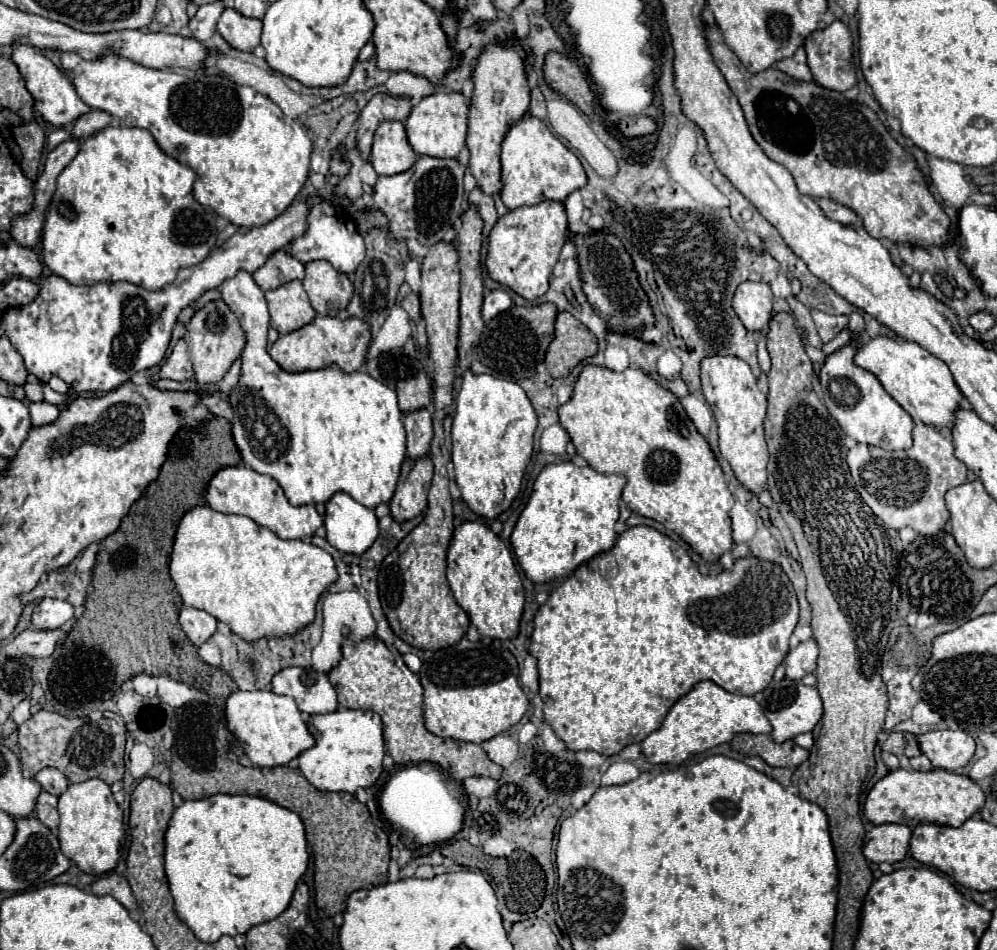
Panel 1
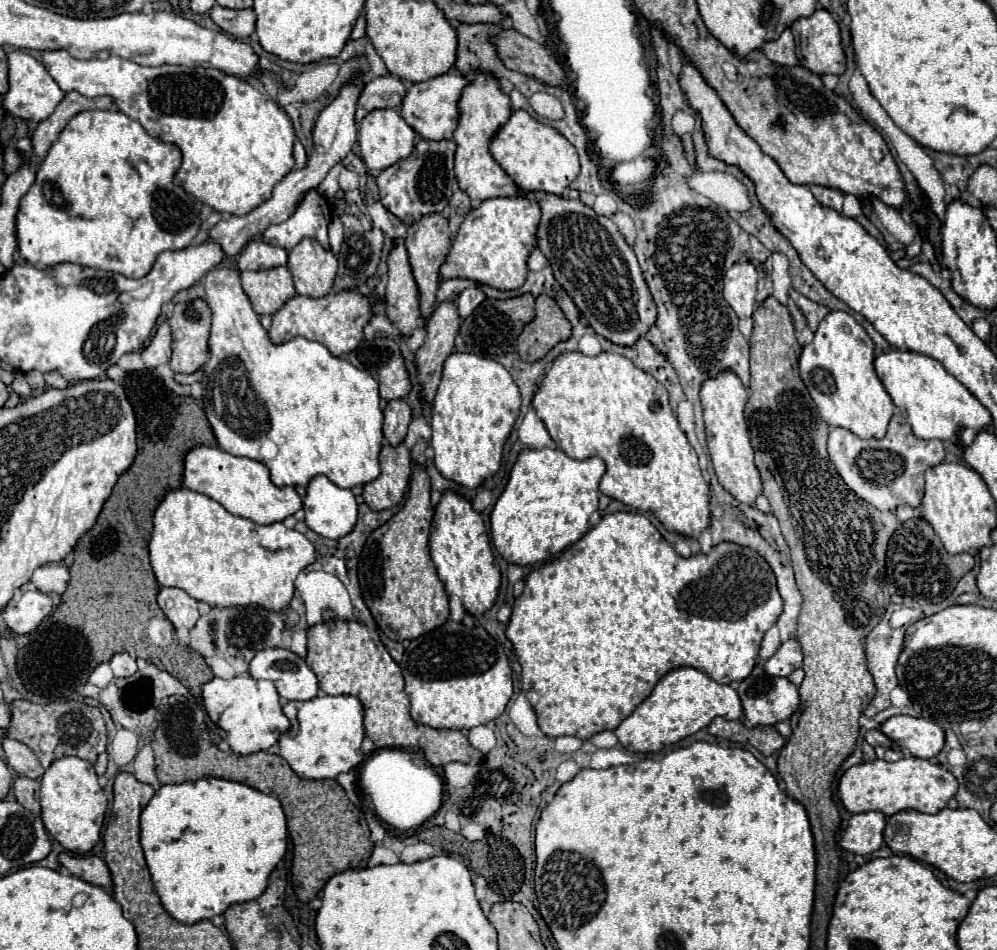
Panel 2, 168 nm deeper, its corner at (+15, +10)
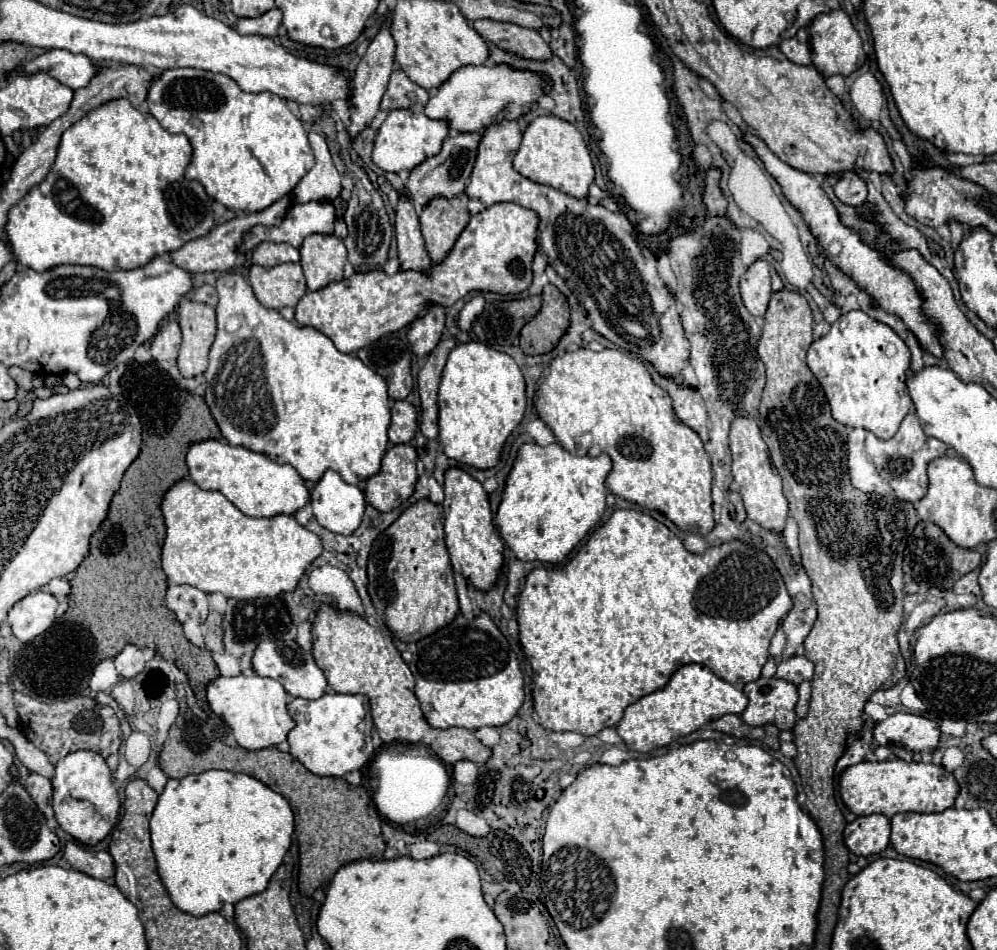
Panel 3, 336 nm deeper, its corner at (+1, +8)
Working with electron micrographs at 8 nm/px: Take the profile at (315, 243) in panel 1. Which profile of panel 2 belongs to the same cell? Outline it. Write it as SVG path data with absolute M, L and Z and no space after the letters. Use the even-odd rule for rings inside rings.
M309 191L297 211L283 223L271 225L265 229L263 239L271 245L279 245L285 251L291 251L303 237L317 239L325 249L329 249L327 227L331 223L329 201L317 191Z

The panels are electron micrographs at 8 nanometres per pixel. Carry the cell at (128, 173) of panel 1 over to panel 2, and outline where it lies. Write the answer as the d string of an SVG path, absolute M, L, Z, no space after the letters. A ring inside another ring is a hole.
M77 113L51 145L47 157L37 169L37 181L19 203L17 243L21 257L37 269L67 261L133 279L145 277L153 269L159 253L189 247L201 225L199 203L173 181L179 167L181 151L175 145L151 137L141 123L125 113Z

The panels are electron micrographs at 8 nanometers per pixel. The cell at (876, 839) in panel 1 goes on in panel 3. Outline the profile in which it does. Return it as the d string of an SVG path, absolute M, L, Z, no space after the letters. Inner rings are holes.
M863 815L847 823L843 831L845 845L851 853L869 857L881 853L889 843L889 819L885 815Z

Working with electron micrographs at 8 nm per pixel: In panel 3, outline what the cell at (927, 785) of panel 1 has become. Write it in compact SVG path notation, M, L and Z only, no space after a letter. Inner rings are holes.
M863 761L847 767L839 777L839 795L847 809L855 815L881 813L893 817L895 813L939 813L953 807L959 785L953 773L947 773L941 765L917 763L917 761Z

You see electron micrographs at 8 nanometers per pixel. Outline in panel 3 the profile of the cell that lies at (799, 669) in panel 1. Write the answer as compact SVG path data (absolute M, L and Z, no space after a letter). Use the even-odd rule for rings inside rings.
M791 657L791 659L785 659L777 665L777 673L775 677L779 679L785 679L793 685L801 685L803 681L811 681L813 679L813 663L807 659L807 657Z

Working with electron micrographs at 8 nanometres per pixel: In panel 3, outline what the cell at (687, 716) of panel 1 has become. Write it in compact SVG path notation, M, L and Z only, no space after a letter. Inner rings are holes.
M699 663L681 665L665 687L653 691L633 705L629 705L623 713L623 719L617 723L617 733L625 741L627 749L639 753L651 753L659 747L669 745L677 737L689 735L713 719L719 719L727 713L741 715L743 707L747 707L747 697L741 689L713 675L711 669Z

